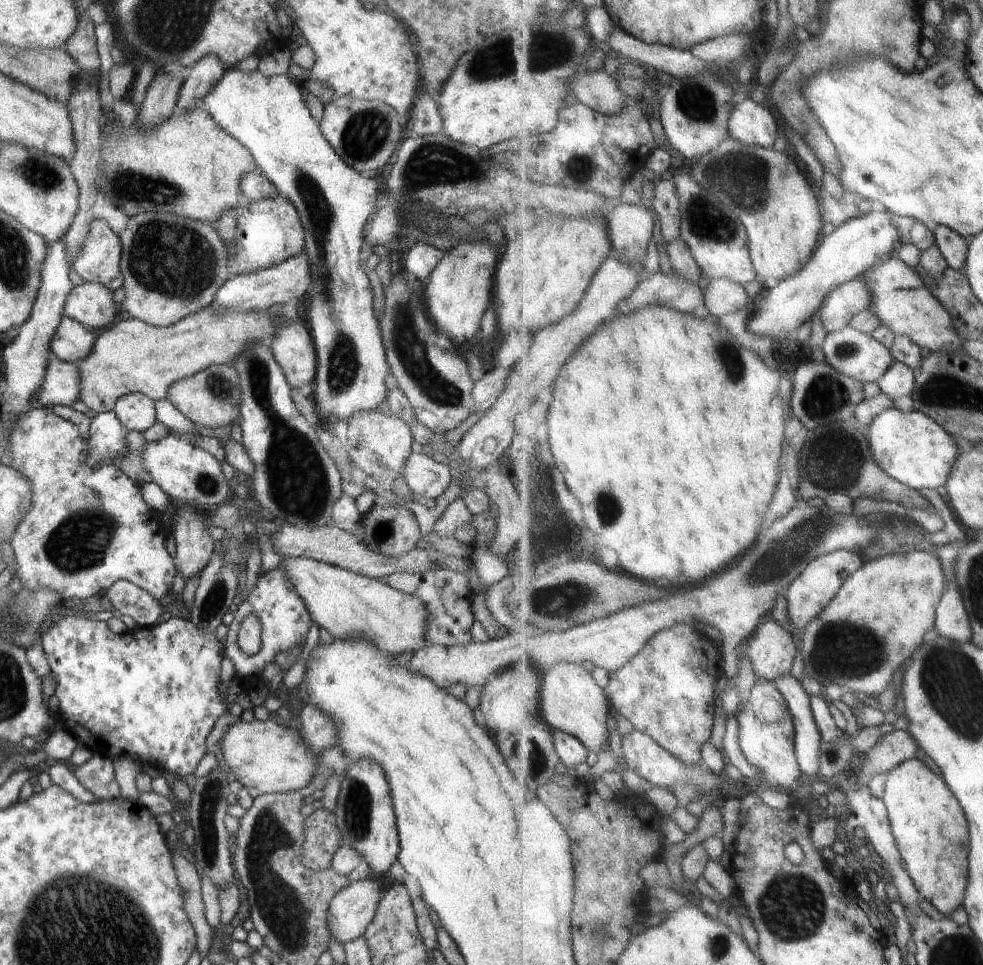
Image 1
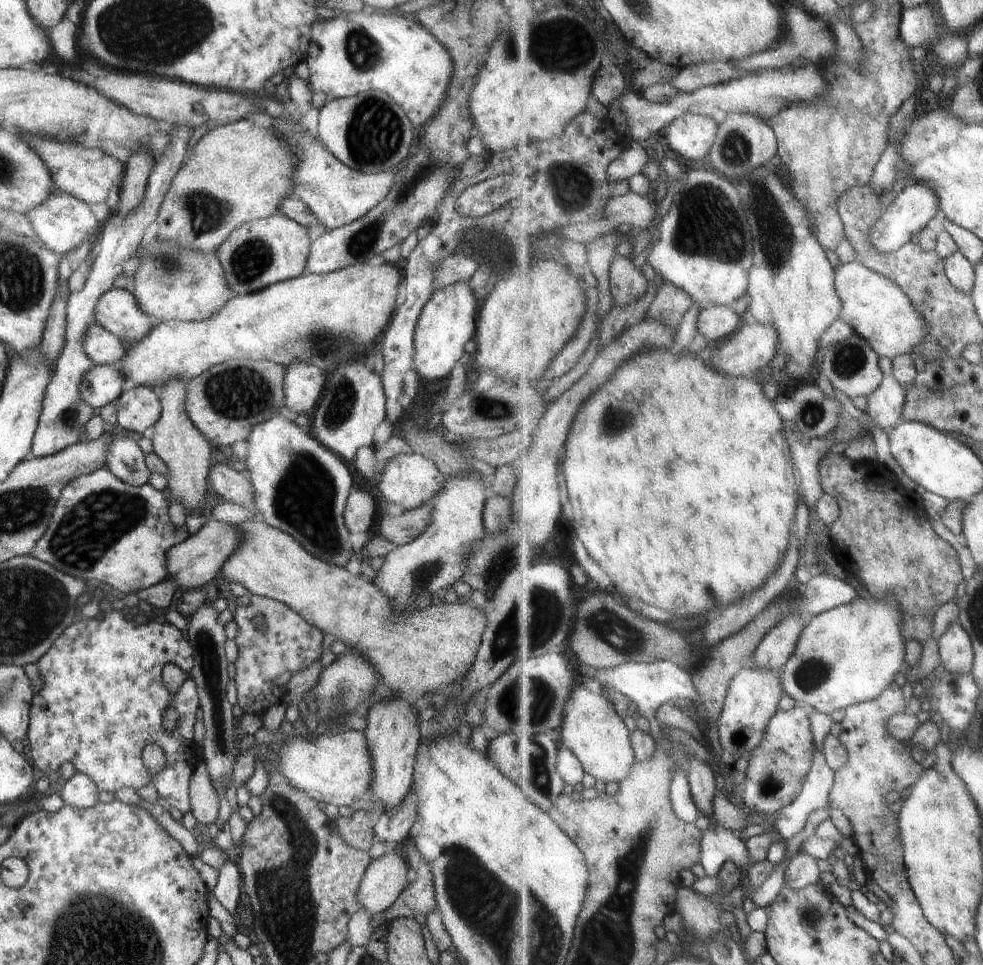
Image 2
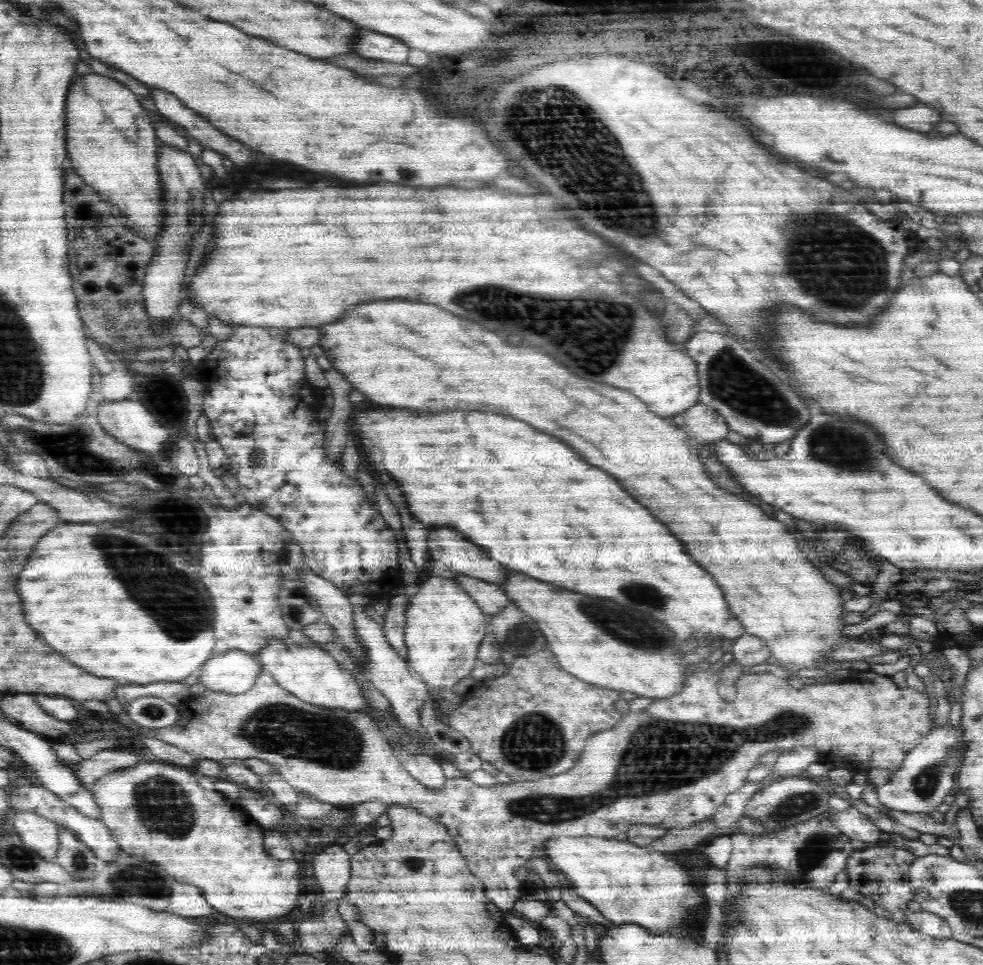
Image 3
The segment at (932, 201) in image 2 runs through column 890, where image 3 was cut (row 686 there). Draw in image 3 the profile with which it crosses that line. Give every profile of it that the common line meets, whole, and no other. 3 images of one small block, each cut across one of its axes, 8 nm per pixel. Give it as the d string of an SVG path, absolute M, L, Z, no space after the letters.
M232 649L223 654L213 654L202 666L200 682L209 690L229 694L243 694L250 691L258 676L263 674L263 664L259 661L259 653L244 652Z

